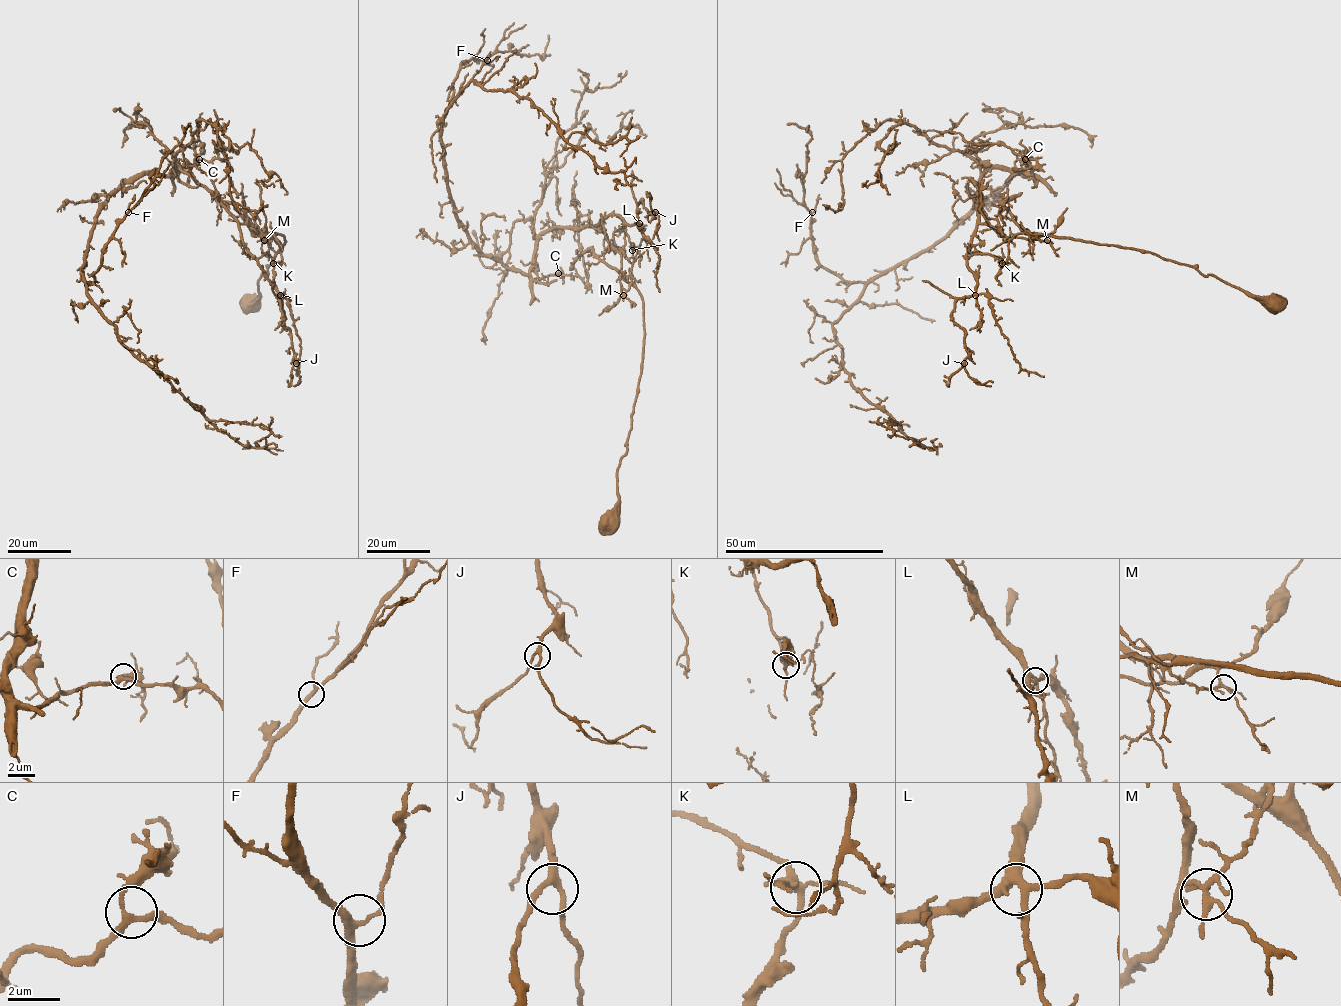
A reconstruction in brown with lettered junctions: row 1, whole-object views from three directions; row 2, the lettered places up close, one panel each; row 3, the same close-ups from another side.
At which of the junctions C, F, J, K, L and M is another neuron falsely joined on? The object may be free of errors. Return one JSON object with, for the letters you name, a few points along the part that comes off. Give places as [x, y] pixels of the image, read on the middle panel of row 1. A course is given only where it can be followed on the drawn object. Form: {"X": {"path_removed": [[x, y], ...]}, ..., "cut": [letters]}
{"cut": []}

